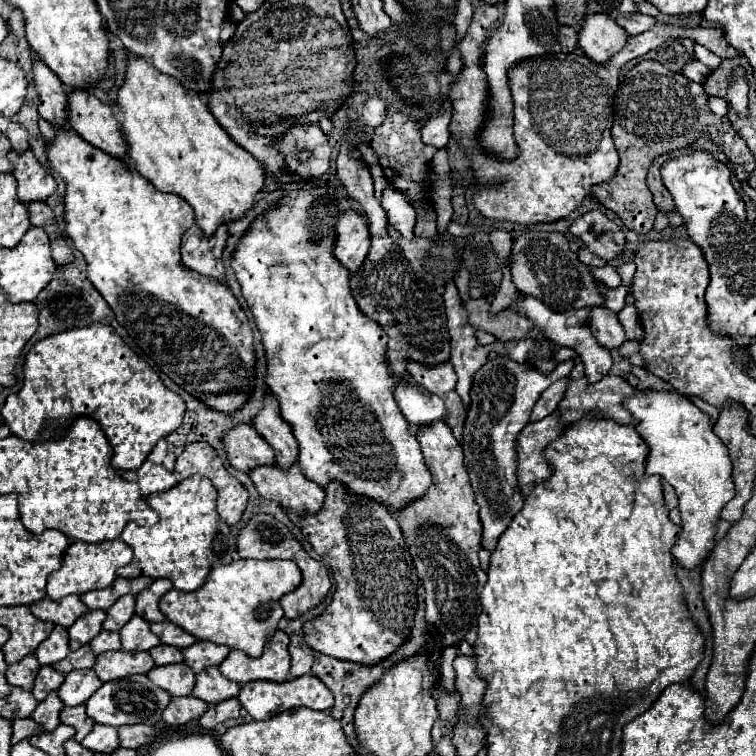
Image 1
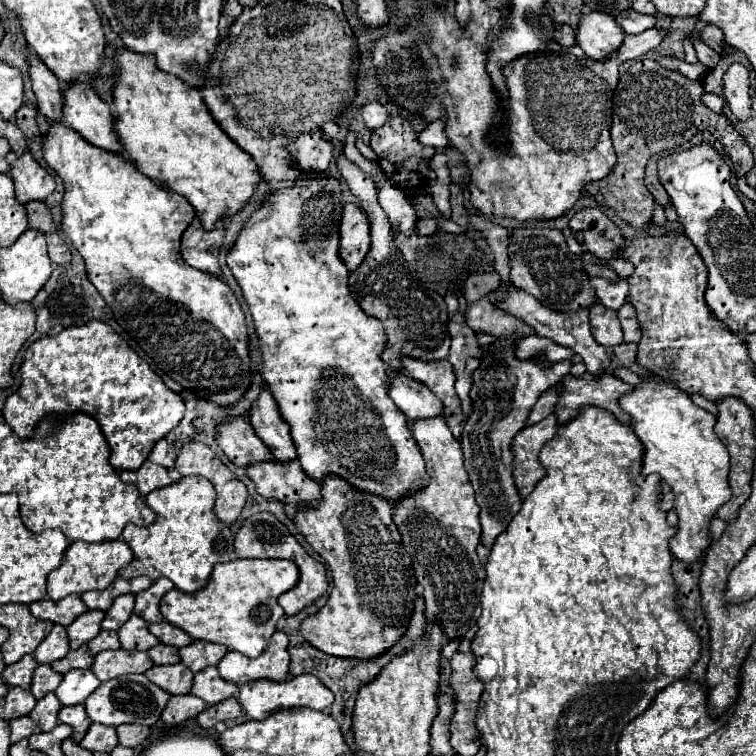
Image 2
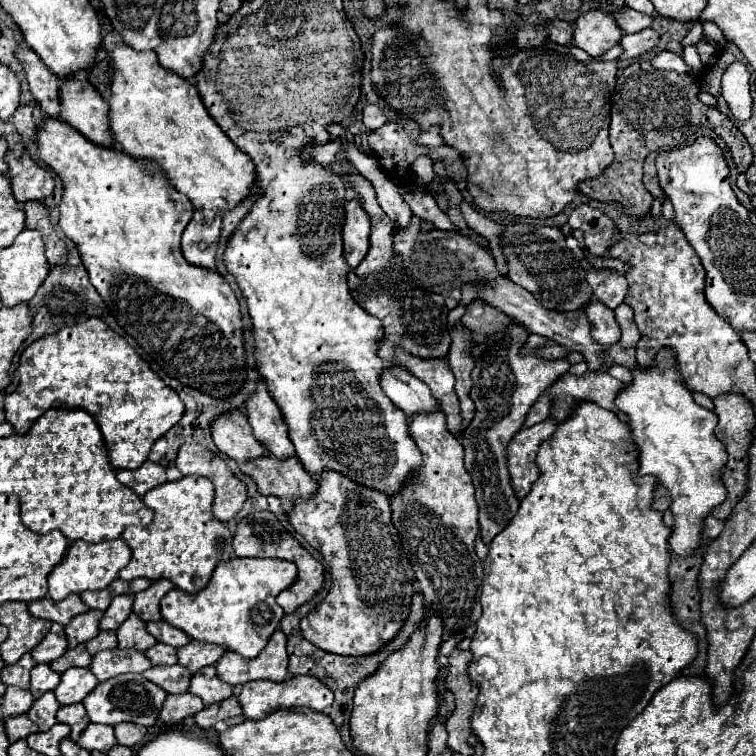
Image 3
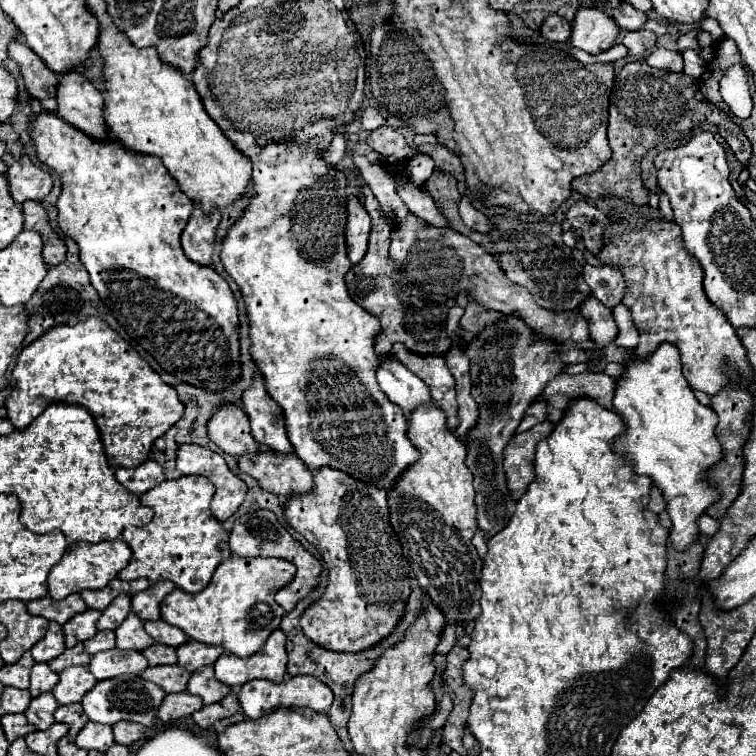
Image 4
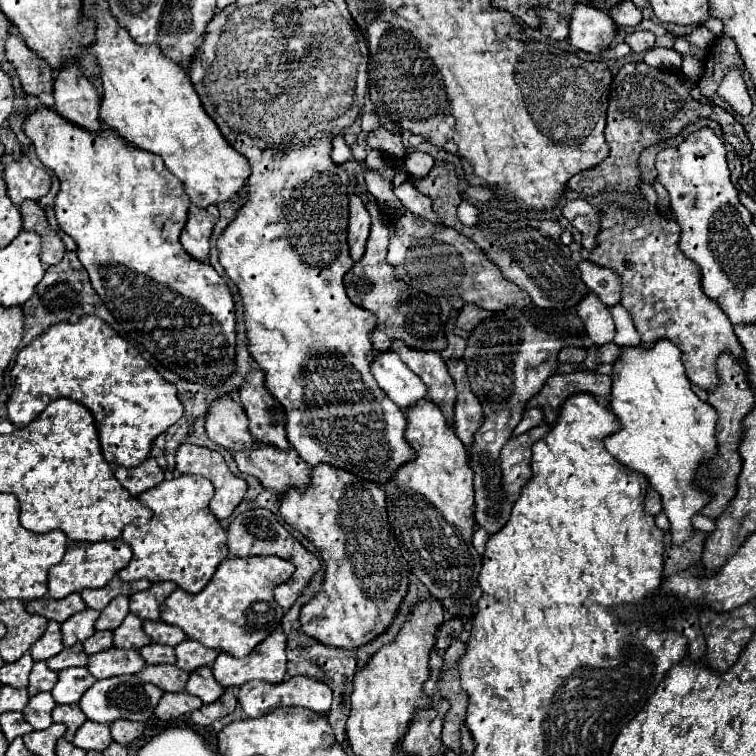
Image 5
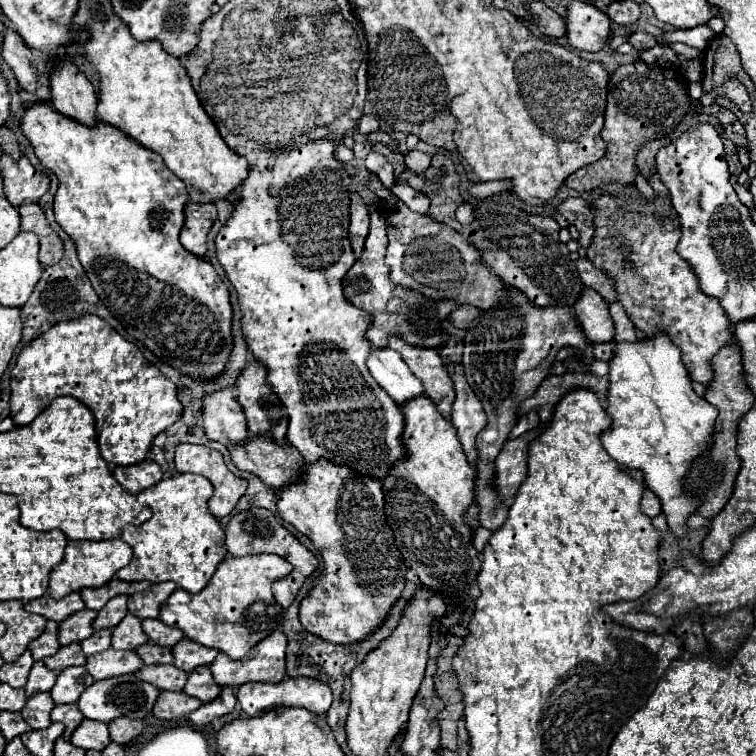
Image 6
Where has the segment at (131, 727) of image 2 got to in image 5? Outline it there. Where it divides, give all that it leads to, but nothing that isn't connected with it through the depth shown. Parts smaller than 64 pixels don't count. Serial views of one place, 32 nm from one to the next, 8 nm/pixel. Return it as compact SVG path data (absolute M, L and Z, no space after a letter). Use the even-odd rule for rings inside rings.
M116 720L116 724L110 724L110 730L114 742L126 746L142 736L144 724L132 724L132 720Z

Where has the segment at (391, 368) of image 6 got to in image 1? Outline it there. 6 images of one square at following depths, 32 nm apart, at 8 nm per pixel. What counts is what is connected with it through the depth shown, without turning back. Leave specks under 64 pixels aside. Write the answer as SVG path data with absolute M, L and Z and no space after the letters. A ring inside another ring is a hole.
M400 380L396 386L396 402L404 414L404 418L412 426L428 426L438 420L446 418L446 404L438 396L432 396L430 392L424 392L418 384L408 384Z

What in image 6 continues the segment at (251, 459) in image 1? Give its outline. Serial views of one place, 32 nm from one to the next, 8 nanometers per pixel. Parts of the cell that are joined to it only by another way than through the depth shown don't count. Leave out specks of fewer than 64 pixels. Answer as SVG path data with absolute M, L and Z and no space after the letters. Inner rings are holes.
M218 390L204 398L204 432L224 446L240 446L250 438L244 410L232 390Z

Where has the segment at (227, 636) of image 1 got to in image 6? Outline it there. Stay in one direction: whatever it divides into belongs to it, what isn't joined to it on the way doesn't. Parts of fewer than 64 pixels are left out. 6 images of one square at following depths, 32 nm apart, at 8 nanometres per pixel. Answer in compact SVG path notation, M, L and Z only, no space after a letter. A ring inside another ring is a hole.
M256 554L256 556L244 556L244 558L224 558L218 564L218 570L214 572L208 586L198 594L188 594L182 588L176 588L170 598L160 608L160 620L164 624L176 626L184 632L186 638L200 642L208 648L216 648L232 658L244 658L252 646L256 646L260 640L270 636L274 630L280 630L284 608L274 600L272 596L272 582L288 576L292 572L292 564L276 554Z

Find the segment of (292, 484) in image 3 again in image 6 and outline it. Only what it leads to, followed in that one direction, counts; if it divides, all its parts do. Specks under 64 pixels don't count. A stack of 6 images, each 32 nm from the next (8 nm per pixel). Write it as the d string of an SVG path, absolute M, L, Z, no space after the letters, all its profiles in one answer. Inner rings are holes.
M250 436L250 440L246 440L242 446L230 446L228 450L230 450L232 460L238 466L238 470L258 476L272 490L280 490L286 484L300 482L304 476L306 462L300 456L300 452L296 452L296 448L292 448L292 444L288 444L286 448L280 448L274 440L268 440L268 436Z

